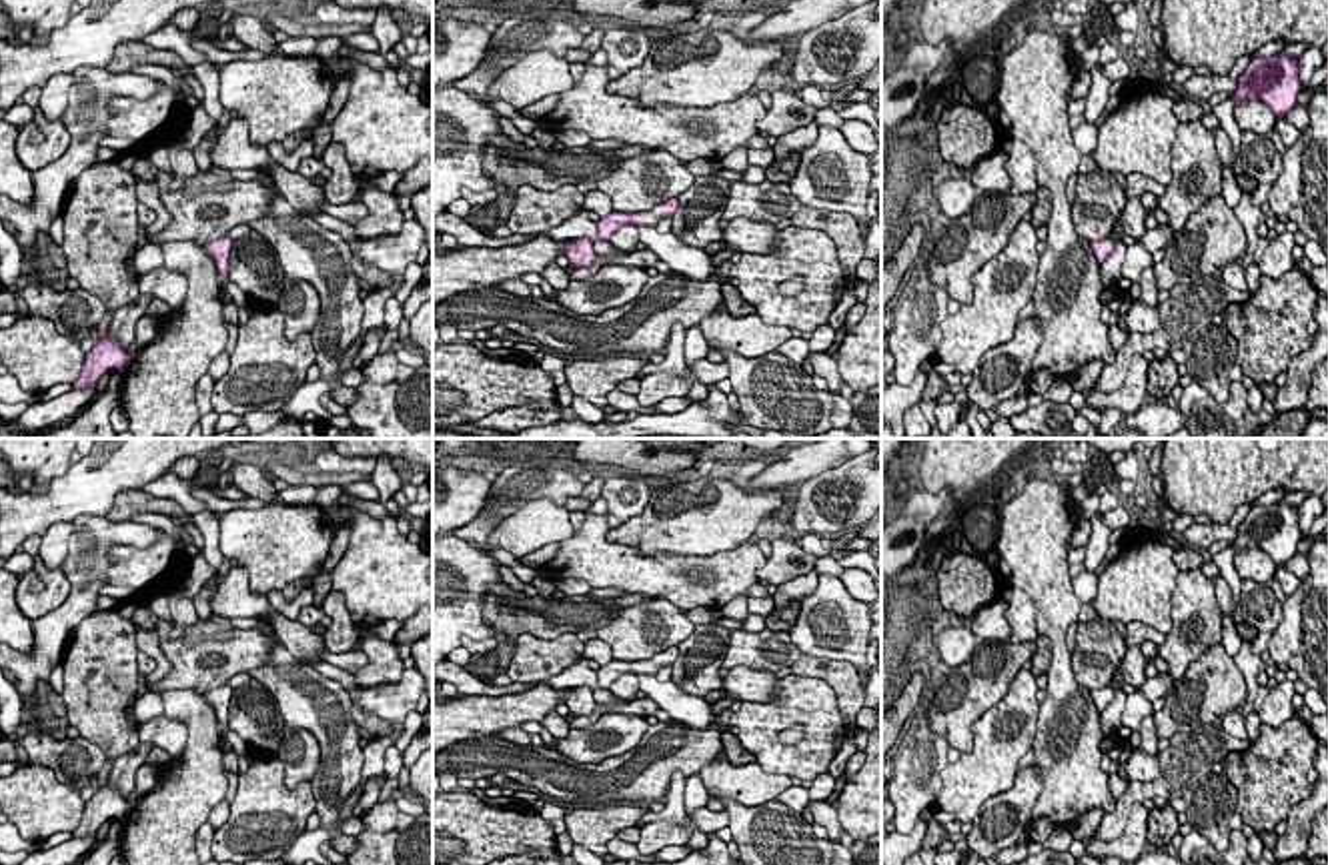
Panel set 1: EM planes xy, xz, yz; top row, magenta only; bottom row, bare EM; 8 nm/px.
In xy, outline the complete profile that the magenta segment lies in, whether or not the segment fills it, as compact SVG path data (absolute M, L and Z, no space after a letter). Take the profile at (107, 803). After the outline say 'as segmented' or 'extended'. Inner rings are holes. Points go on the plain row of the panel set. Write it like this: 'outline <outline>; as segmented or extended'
outline M108 781L96 789L96 793L86 801L84 817L80 825L72 831L72 839L86 835L96 835L96 831L108 821L122 821L130 813L132 805L108 785Z; as segmented

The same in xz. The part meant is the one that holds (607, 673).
outline M669 647L663 653L655 655L647 661L611 661L607 665L601 665L597 671L597 687L609 689L611 683L625 673L635 675L655 675L663 665L673 665L677 659L677 647Z; extended

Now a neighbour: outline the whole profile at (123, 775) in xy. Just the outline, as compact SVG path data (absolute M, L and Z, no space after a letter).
M140 743L134 751L118 757L112 763L108 785L114 787L124 799L136 789L136 771L146 763L148 753L154 745Z

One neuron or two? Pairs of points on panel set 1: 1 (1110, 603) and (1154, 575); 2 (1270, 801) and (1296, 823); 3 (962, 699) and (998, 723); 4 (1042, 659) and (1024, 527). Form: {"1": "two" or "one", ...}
{"1": "one", "2": "two", "3": "two", "4": "two"}

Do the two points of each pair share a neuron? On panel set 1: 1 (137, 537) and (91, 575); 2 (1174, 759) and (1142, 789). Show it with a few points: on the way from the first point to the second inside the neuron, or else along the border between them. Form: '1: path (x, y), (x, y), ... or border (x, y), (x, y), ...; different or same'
1: path (121, 537), (111, 537), (91, 559); same
2: path (1174, 769), (1152, 789); same

